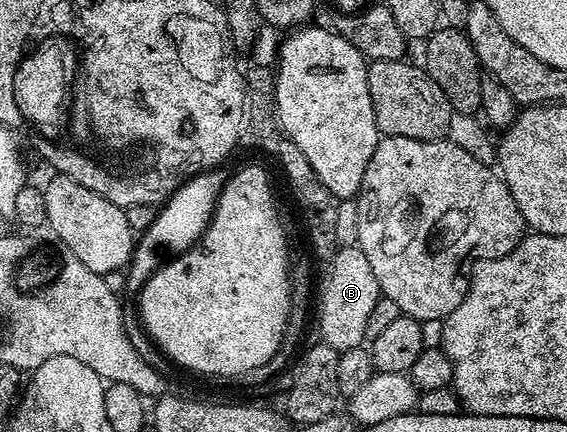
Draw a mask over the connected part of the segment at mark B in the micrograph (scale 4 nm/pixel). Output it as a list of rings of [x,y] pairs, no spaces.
[[[339,247],[334,258],[328,264],[330,272],[322,283],[322,296],[317,296],[318,327],[322,330],[321,342],[340,353],[363,346],[368,329],[368,317],[376,301],[380,297],[376,273],[372,273],[372,265],[368,265],[368,257],[364,257],[361,247]]]

